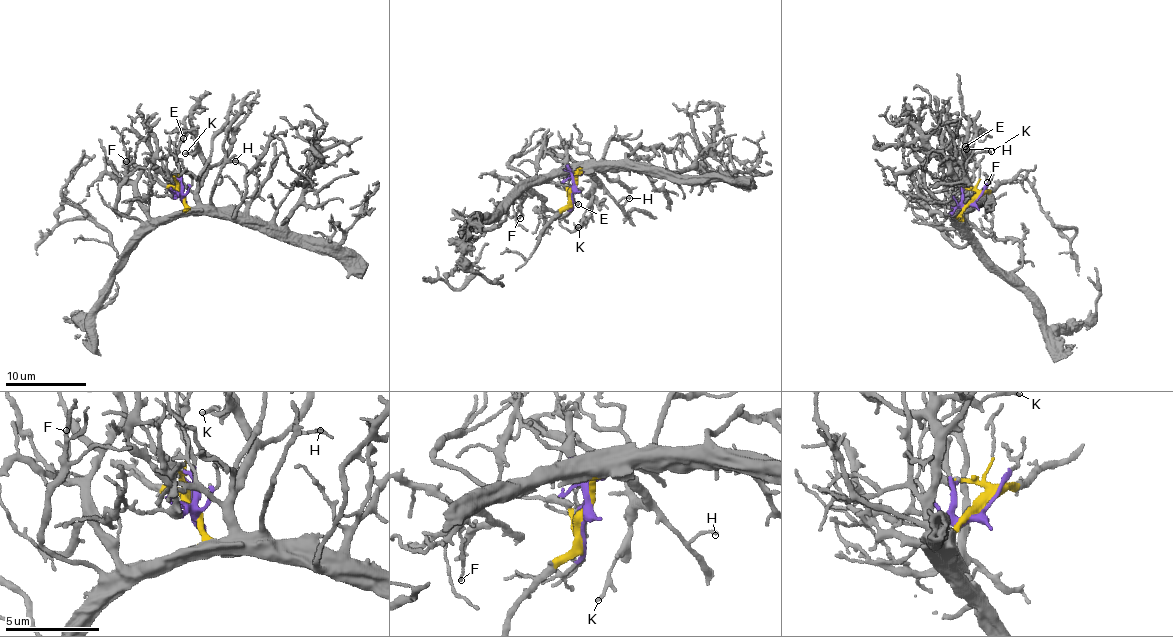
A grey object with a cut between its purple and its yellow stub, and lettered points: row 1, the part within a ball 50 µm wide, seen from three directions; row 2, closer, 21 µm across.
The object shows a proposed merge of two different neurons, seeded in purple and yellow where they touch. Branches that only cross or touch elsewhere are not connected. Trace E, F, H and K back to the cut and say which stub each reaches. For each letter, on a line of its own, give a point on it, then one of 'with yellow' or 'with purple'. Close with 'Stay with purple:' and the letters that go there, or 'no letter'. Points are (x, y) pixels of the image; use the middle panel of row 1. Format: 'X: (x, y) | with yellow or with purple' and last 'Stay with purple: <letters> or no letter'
E: (578, 204) | with purple
F: (520, 218) | with yellow
H: (629, 198) | with yellow
K: (578, 227) | with yellow
Stay with purple: E

